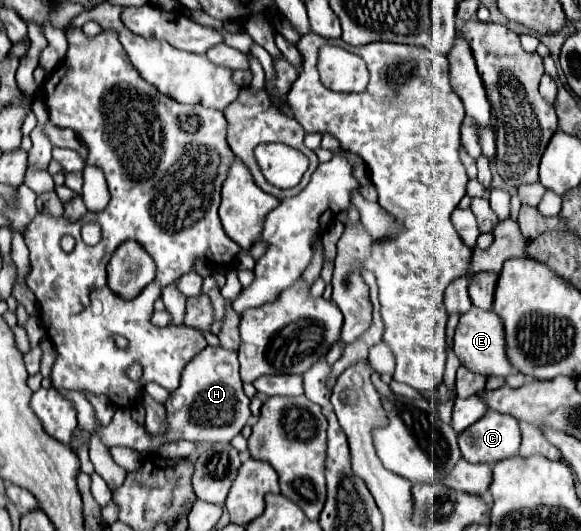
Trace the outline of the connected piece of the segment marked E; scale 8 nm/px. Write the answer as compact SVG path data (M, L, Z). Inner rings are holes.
M472 306L464 316L460 316L460 322L456 326L454 334L454 352L462 366L476 374L484 376L508 376L512 372L512 366L508 364L506 350L504 350L504 324L500 316L492 310L480 310Z

